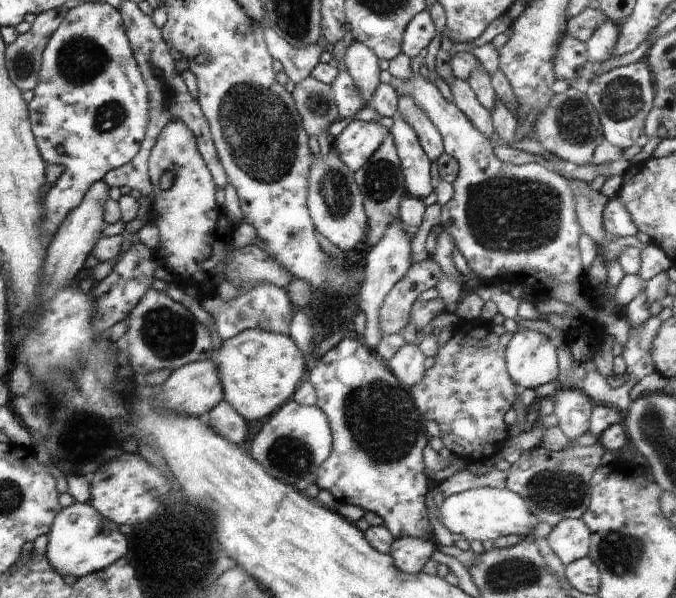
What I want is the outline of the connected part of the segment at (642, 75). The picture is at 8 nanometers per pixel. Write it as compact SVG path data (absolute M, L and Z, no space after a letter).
M644 58L594 77L589 81L587 95L590 104L598 112L605 140L612 146L626 150L645 133L645 120L652 110L654 100L654 86L650 68Z

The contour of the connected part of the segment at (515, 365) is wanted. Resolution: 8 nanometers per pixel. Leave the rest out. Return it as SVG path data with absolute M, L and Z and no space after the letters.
M536 330L514 333L506 347L506 368L517 392L540 388L548 382L558 382L557 343Z

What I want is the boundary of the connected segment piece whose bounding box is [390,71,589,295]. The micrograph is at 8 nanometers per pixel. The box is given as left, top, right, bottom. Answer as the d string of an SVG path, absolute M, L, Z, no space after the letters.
M415 71L412 78L392 80L390 84L399 97L410 96L414 104L424 110L424 114L432 120L432 124L440 132L443 152L458 161L459 172L457 178L451 182L454 196L441 206L441 226L450 234L455 248L464 255L472 274L480 280L503 286L531 284L537 295L538 292L543 293L542 290L552 283L584 286L583 278L589 269L584 268L580 260L578 243L582 230L566 179L536 162L514 165L498 160L490 139L480 134L460 109L444 98L438 87L423 78L418 71Z

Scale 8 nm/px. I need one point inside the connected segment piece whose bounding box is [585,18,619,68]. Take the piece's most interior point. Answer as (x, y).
(600, 45)

